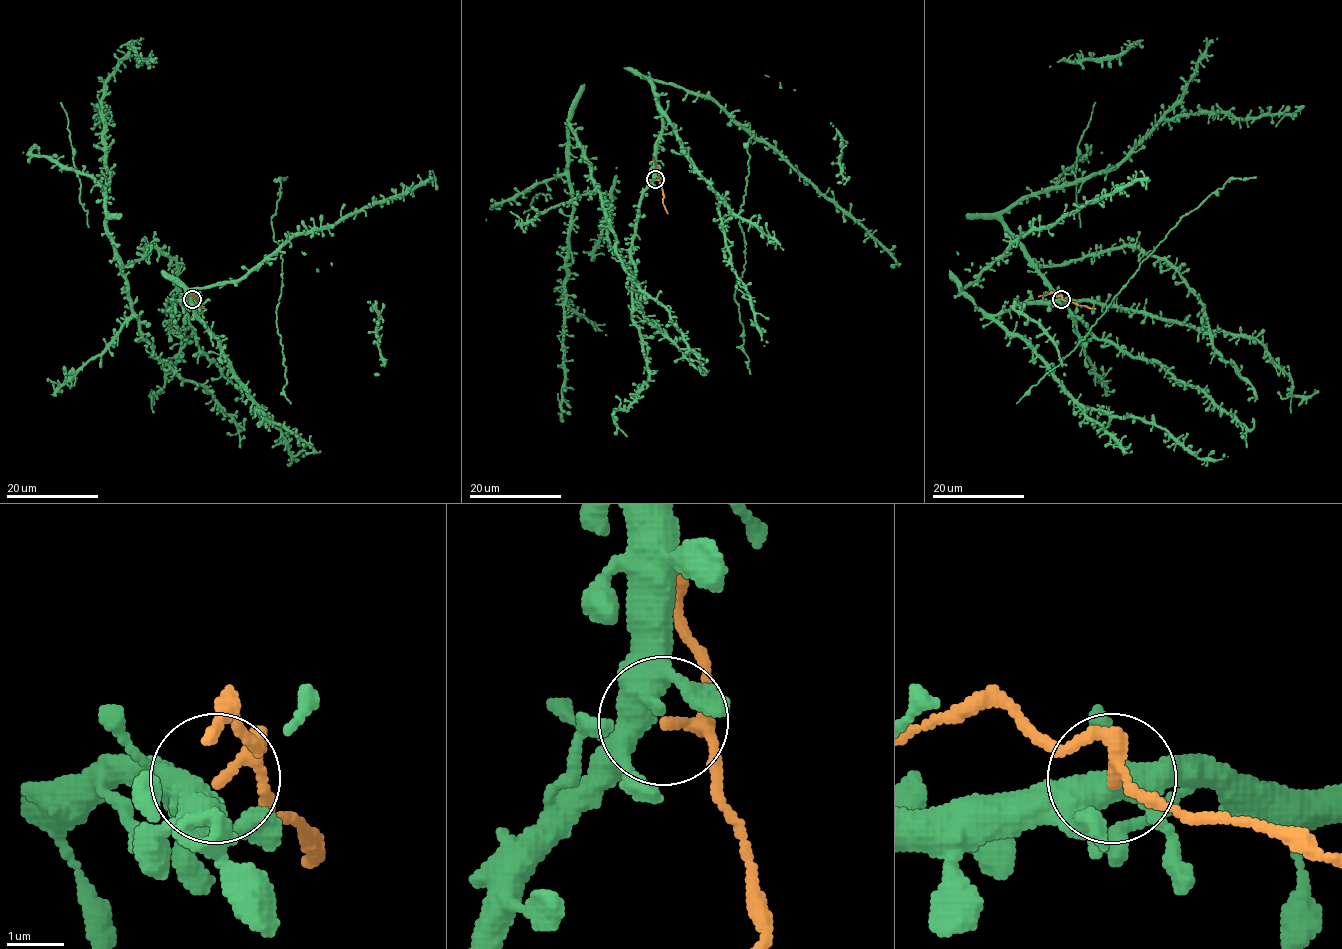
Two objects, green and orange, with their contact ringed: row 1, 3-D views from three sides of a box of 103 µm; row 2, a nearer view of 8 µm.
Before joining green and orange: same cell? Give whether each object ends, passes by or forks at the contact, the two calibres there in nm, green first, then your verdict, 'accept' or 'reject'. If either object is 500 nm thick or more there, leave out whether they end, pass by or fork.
green forks | orange passes by | 380/180 nm | reject

